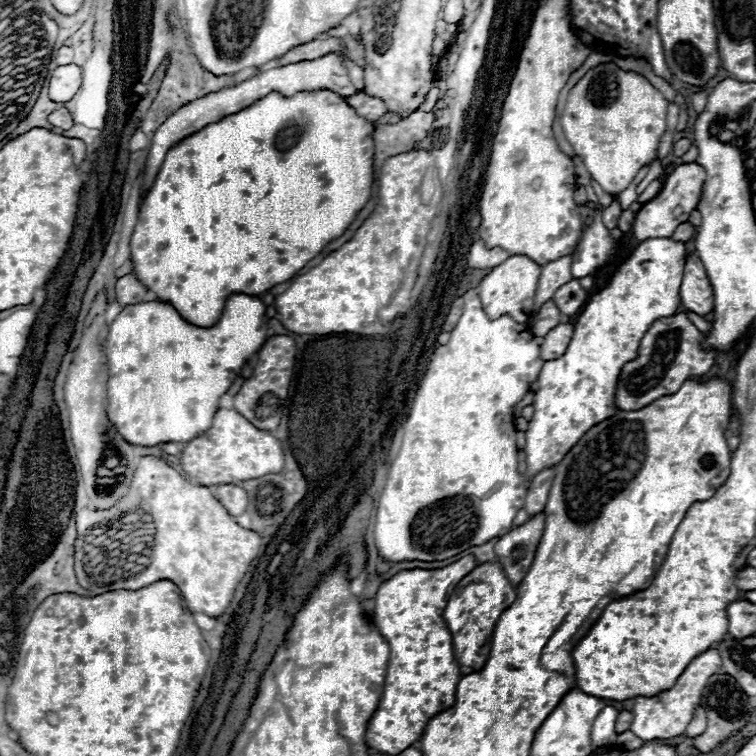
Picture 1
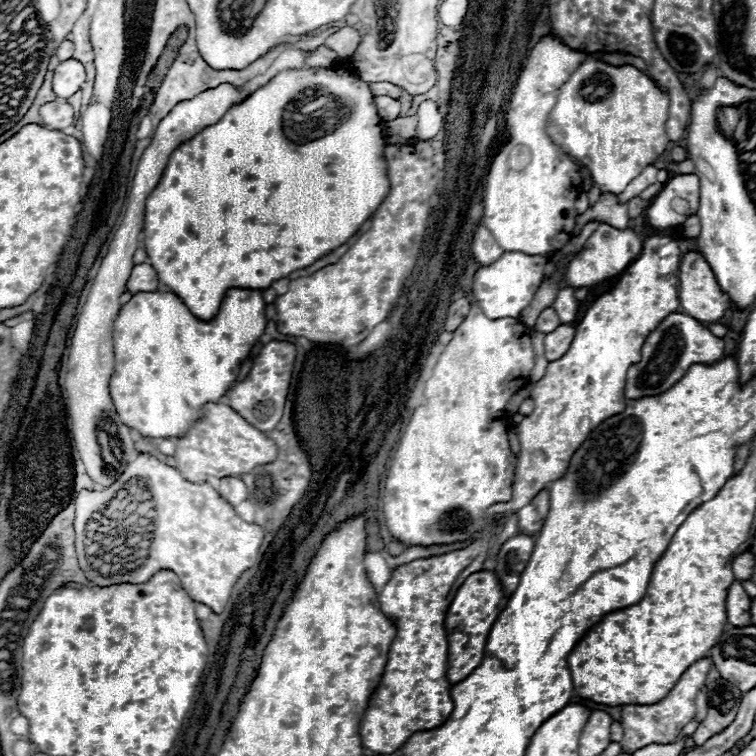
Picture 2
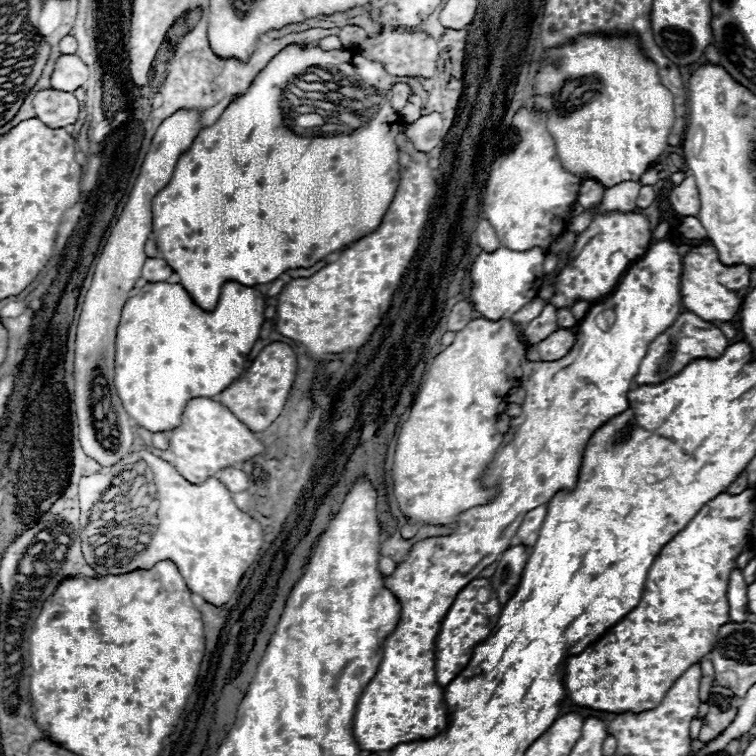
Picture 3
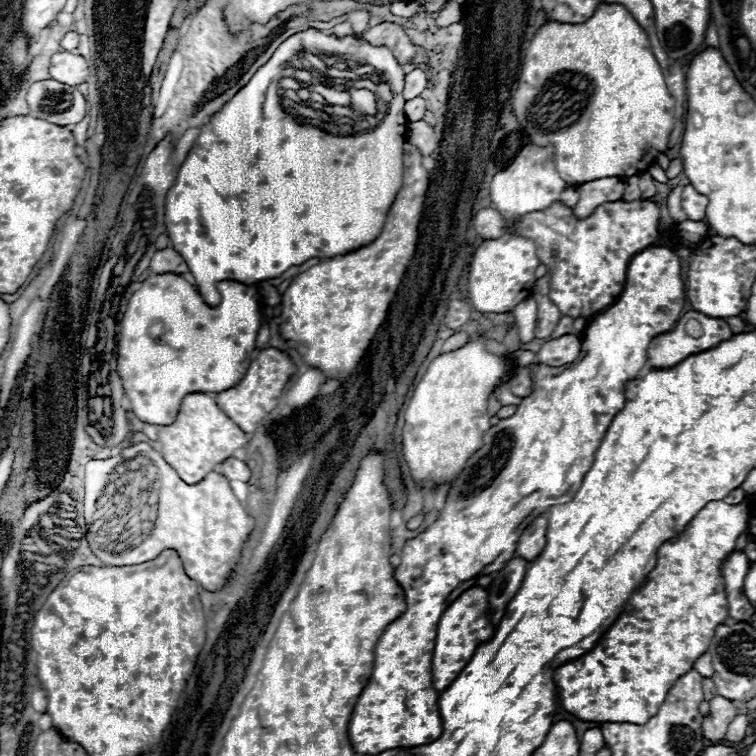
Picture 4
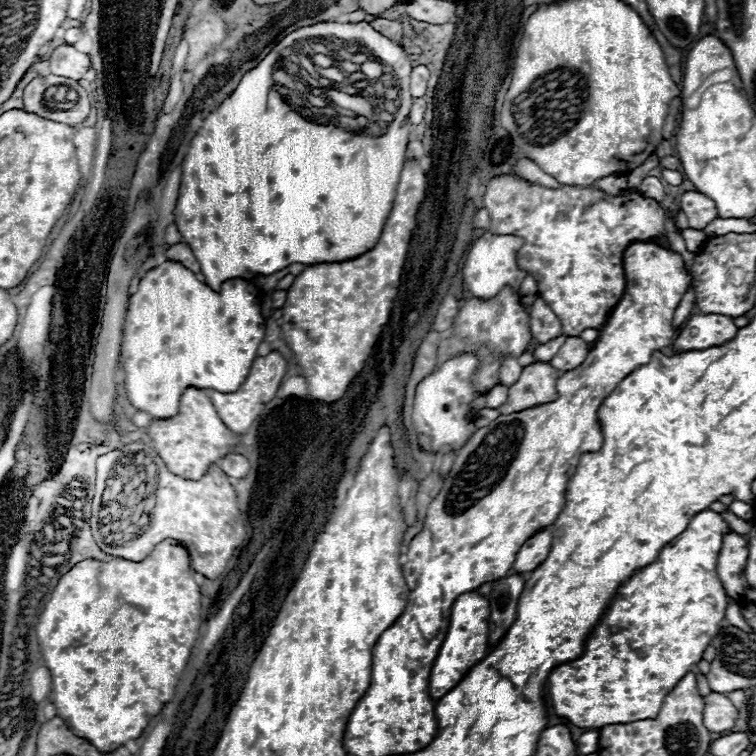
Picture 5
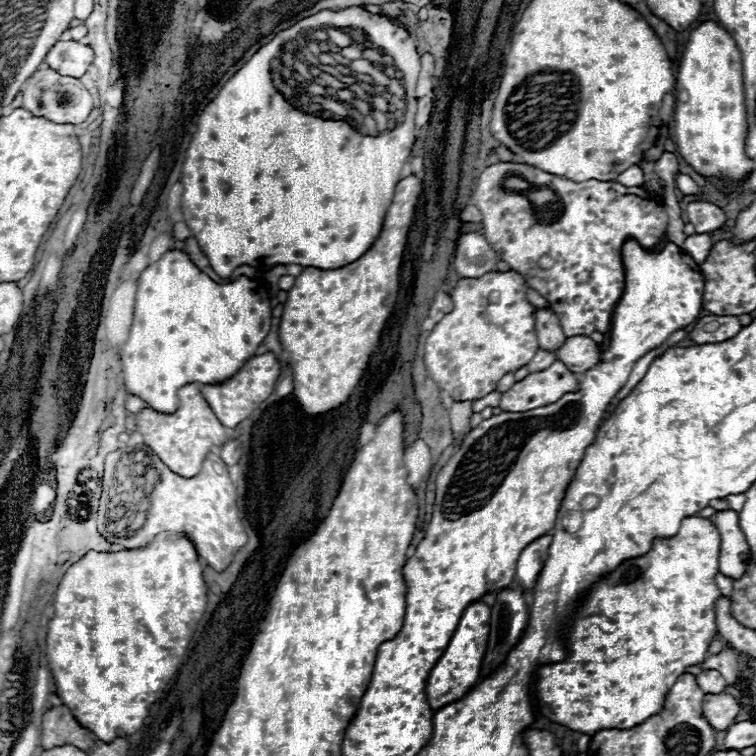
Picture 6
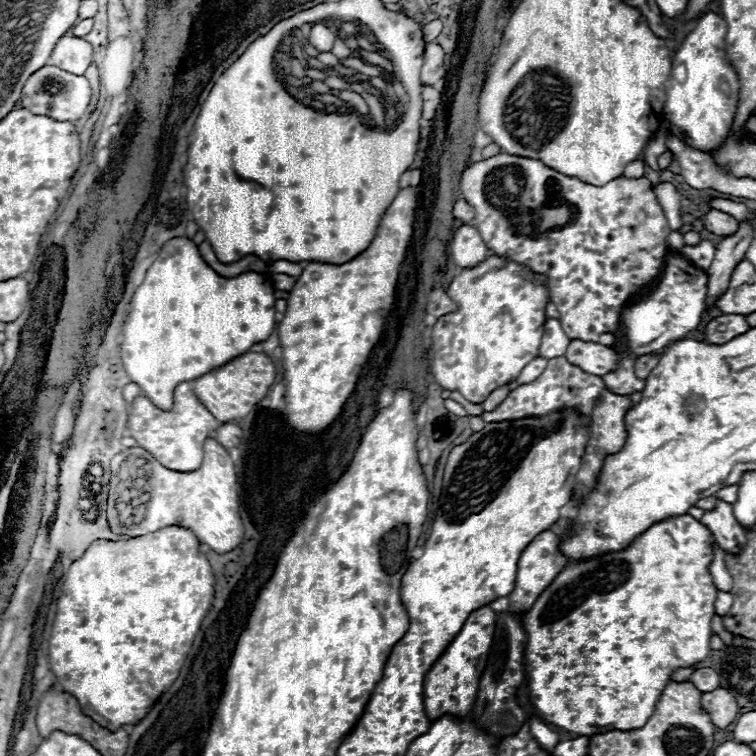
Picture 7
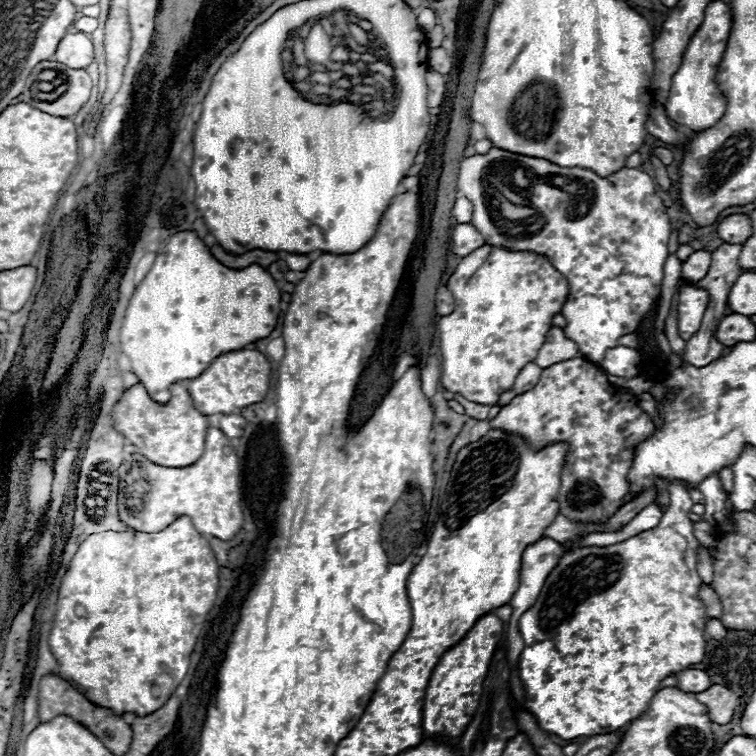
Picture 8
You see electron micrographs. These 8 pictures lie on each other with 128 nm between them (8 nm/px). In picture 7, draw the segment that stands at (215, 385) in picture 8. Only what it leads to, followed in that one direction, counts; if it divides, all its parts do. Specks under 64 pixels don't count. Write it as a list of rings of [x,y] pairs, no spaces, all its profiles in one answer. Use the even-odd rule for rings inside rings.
[[[244,352],[232,358],[230,362],[226,362],[224,366],[196,378],[194,394],[216,420],[230,422],[230,420],[236,420],[238,416],[246,416],[254,408],[254,404],[258,404],[268,394],[268,388],[272,386],[274,376],[276,376],[274,362],[266,354]]]

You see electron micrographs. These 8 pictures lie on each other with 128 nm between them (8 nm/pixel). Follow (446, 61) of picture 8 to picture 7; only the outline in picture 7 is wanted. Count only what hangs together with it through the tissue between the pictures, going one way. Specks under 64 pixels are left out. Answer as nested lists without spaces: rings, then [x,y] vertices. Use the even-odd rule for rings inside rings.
[[[430,42],[430,44],[424,48],[422,82],[434,86],[444,74],[446,74],[446,70],[444,70],[444,50],[442,50],[442,46]]]

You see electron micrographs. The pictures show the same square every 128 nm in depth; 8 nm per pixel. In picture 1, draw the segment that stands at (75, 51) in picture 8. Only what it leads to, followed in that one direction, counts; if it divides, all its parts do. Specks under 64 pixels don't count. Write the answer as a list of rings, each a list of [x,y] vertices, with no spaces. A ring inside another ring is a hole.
[[[76,64],[58,66],[52,72],[48,96],[54,102],[68,102],[68,100],[74,98],[74,94],[80,88],[80,84],[82,84],[82,70],[80,70],[80,66],[76,66]]]

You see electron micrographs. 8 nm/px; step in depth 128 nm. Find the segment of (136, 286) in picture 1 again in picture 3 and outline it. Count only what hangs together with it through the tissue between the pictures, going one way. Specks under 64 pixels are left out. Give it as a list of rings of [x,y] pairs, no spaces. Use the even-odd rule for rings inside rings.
[[[148,258],[142,268],[142,278],[148,282],[164,282],[174,274],[164,258]]]

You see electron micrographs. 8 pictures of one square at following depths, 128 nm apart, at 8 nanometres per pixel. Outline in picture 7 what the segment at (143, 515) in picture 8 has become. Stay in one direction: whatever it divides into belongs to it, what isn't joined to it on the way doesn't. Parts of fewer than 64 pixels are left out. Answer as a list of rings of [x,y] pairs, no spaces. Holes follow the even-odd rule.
[[[206,438],[204,462],[194,472],[168,470],[158,464],[158,460],[154,460],[154,456],[150,456],[144,448],[142,456],[150,460],[148,494],[144,496],[144,516],[138,518],[138,524],[130,524],[130,528],[126,528],[126,536],[144,536],[164,526],[186,526],[196,534],[200,542],[208,544],[218,554],[226,554],[242,542],[236,472],[228,450],[218,440]]]

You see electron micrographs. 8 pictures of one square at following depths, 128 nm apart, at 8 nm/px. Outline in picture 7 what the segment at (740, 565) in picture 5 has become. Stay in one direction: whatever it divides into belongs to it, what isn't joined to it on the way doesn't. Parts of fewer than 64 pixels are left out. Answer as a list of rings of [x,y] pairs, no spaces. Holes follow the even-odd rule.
[[[716,500],[716,506],[712,510],[706,510],[700,522],[712,532],[716,544],[724,552],[738,552],[738,548],[742,548],[746,542],[744,530],[732,512],[732,504],[724,500]]]

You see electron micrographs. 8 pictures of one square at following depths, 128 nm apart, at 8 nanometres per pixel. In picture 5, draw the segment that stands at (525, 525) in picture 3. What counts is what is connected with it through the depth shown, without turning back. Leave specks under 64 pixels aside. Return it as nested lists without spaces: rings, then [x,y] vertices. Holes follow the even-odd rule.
[[[548,528],[542,530],[542,532],[538,532],[538,534],[534,534],[518,550],[514,566],[512,566],[512,572],[526,574],[526,572],[536,570],[546,560],[548,552],[550,552],[550,546],[552,546],[552,534],[550,534]]]

